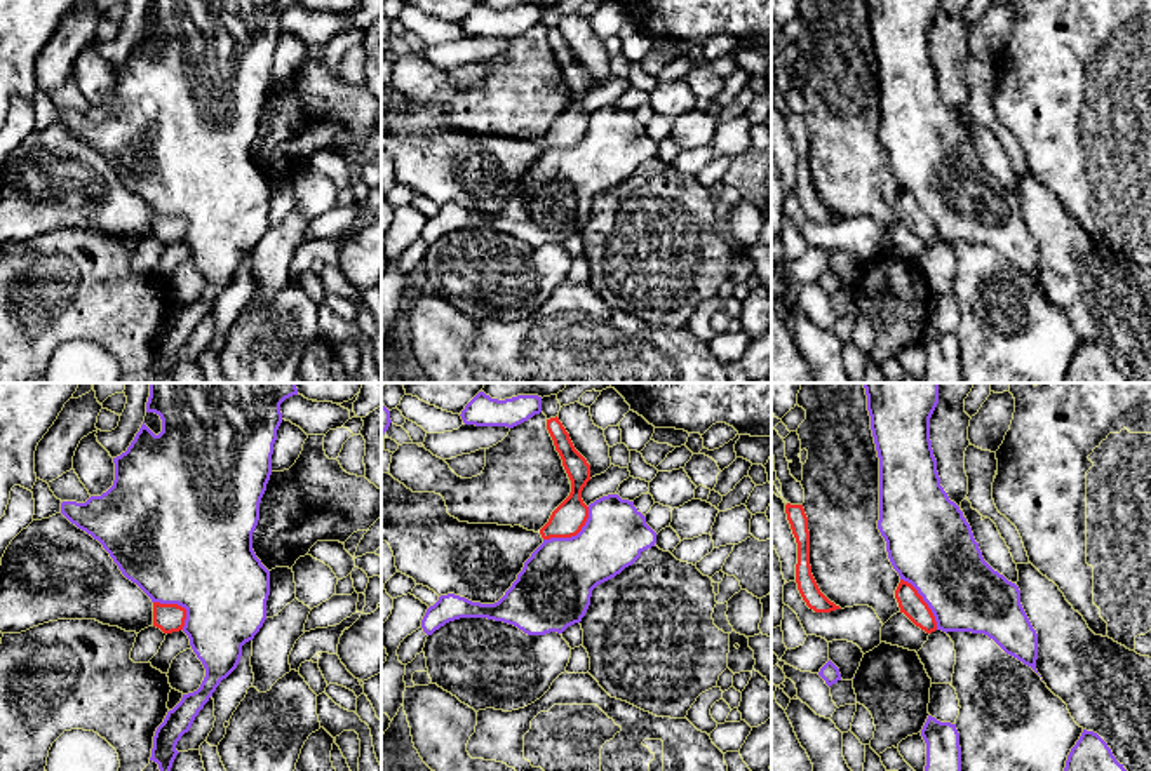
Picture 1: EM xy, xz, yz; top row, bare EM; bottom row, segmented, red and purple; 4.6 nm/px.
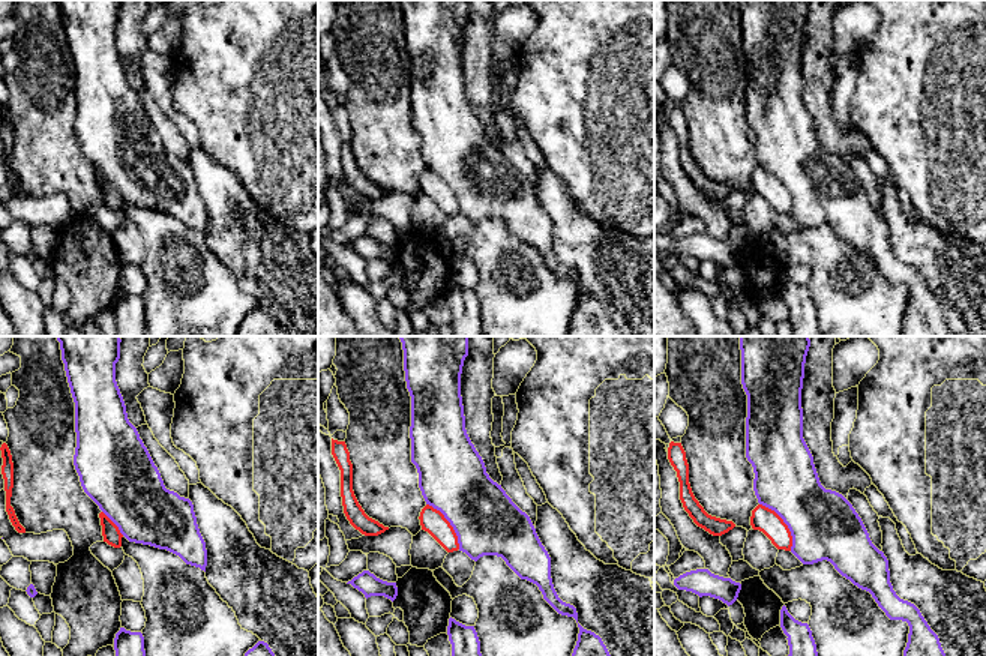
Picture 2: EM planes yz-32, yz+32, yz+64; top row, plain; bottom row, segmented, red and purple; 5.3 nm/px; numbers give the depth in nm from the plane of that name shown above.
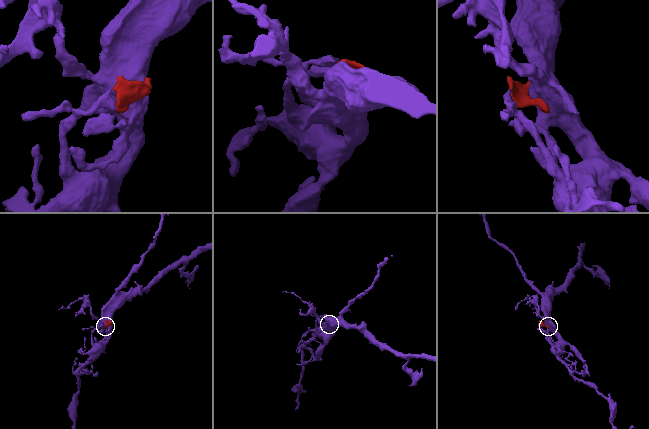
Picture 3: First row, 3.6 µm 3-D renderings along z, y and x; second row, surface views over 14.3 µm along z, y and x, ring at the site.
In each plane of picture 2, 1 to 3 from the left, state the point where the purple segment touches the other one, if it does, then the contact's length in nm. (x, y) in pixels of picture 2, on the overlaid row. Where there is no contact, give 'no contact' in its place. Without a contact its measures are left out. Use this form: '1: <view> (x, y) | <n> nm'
1: yz-32 (113, 523) | 180 nm
2: yz+32 (449, 524) | 300 nm
3: yz+64 (785, 524) | 300 nm

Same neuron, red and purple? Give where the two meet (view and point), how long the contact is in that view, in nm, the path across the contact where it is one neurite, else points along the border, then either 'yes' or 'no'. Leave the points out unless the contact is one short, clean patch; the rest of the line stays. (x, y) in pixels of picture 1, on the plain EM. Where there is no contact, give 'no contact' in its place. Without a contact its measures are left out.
xz (573, 145) | 260 nm | yes

